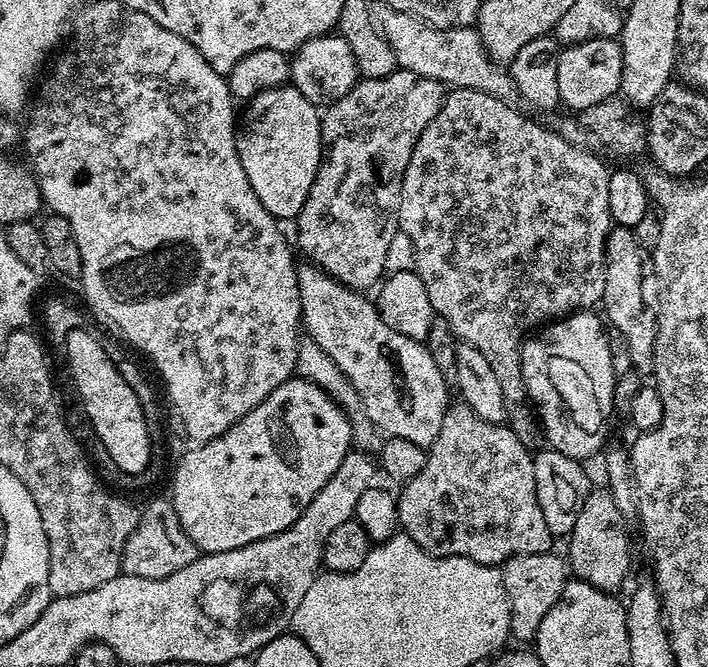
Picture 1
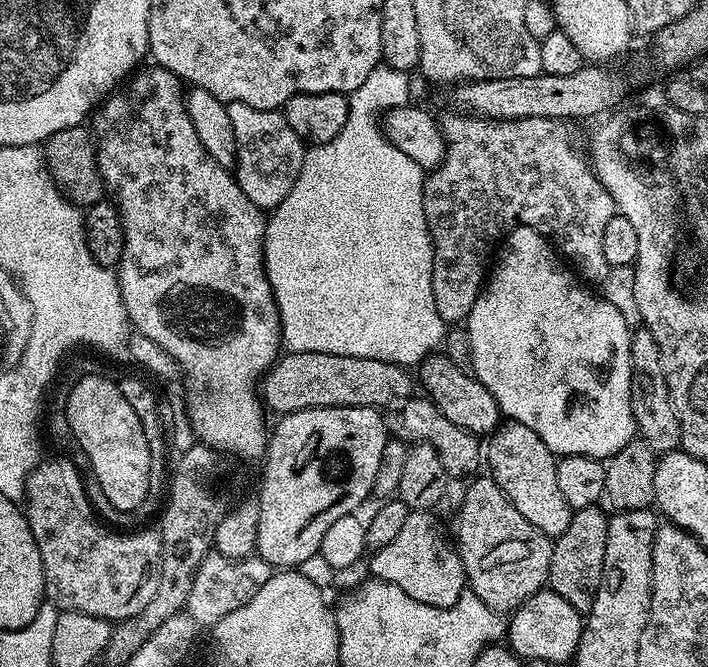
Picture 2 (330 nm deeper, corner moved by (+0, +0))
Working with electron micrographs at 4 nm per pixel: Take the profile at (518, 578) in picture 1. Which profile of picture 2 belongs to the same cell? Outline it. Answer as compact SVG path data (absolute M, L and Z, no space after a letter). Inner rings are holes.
M480 474L467 481L468 489L464 492L464 501L460 504L460 517L456 520L456 536L461 562L467 576L467 587L490 610L501 614L511 614L522 602L541 591L547 585L553 541L543 536L506 498L506 494L494 482L491 475Z

